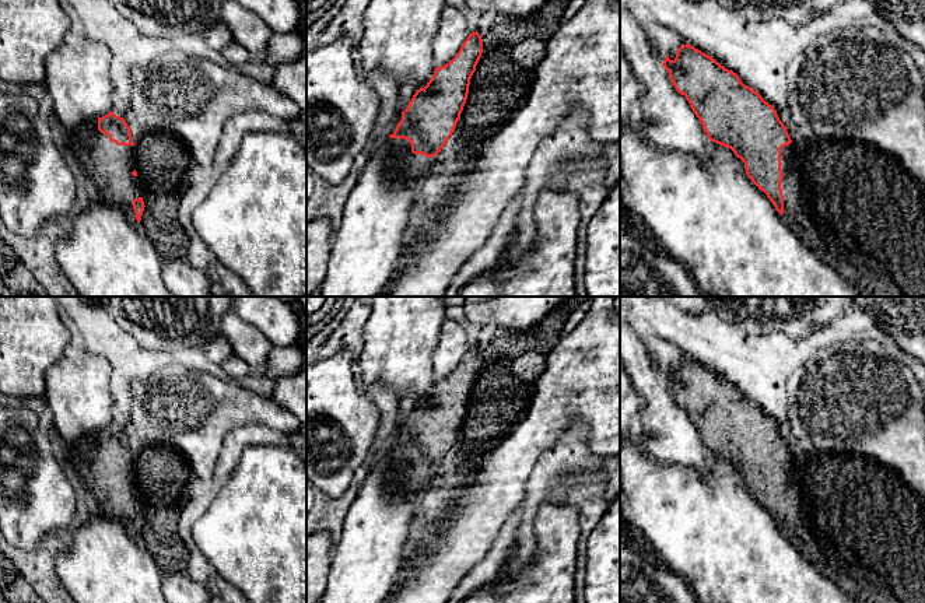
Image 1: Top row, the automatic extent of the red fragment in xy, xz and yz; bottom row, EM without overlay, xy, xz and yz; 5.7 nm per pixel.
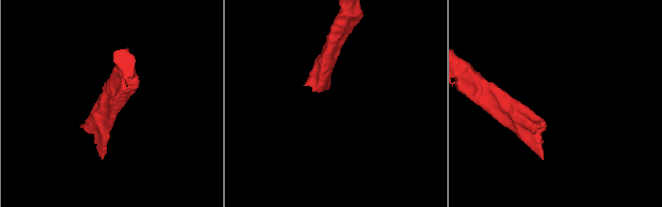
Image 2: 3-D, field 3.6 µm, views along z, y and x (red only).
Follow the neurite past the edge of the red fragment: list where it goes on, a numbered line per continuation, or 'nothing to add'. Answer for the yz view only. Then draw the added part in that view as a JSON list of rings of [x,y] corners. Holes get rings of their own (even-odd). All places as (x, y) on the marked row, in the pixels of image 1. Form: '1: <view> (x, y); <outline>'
1: yz (796, 214); [[[793,141],[781,148],[781,169],[784,173],[781,180],[784,196],[782,220],[805,245],[810,246],[817,253],[823,253],[823,250],[827,249],[831,253],[842,255],[842,249],[834,242],[826,242],[823,239],[809,211],[809,193],[799,169],[798,146]]]

